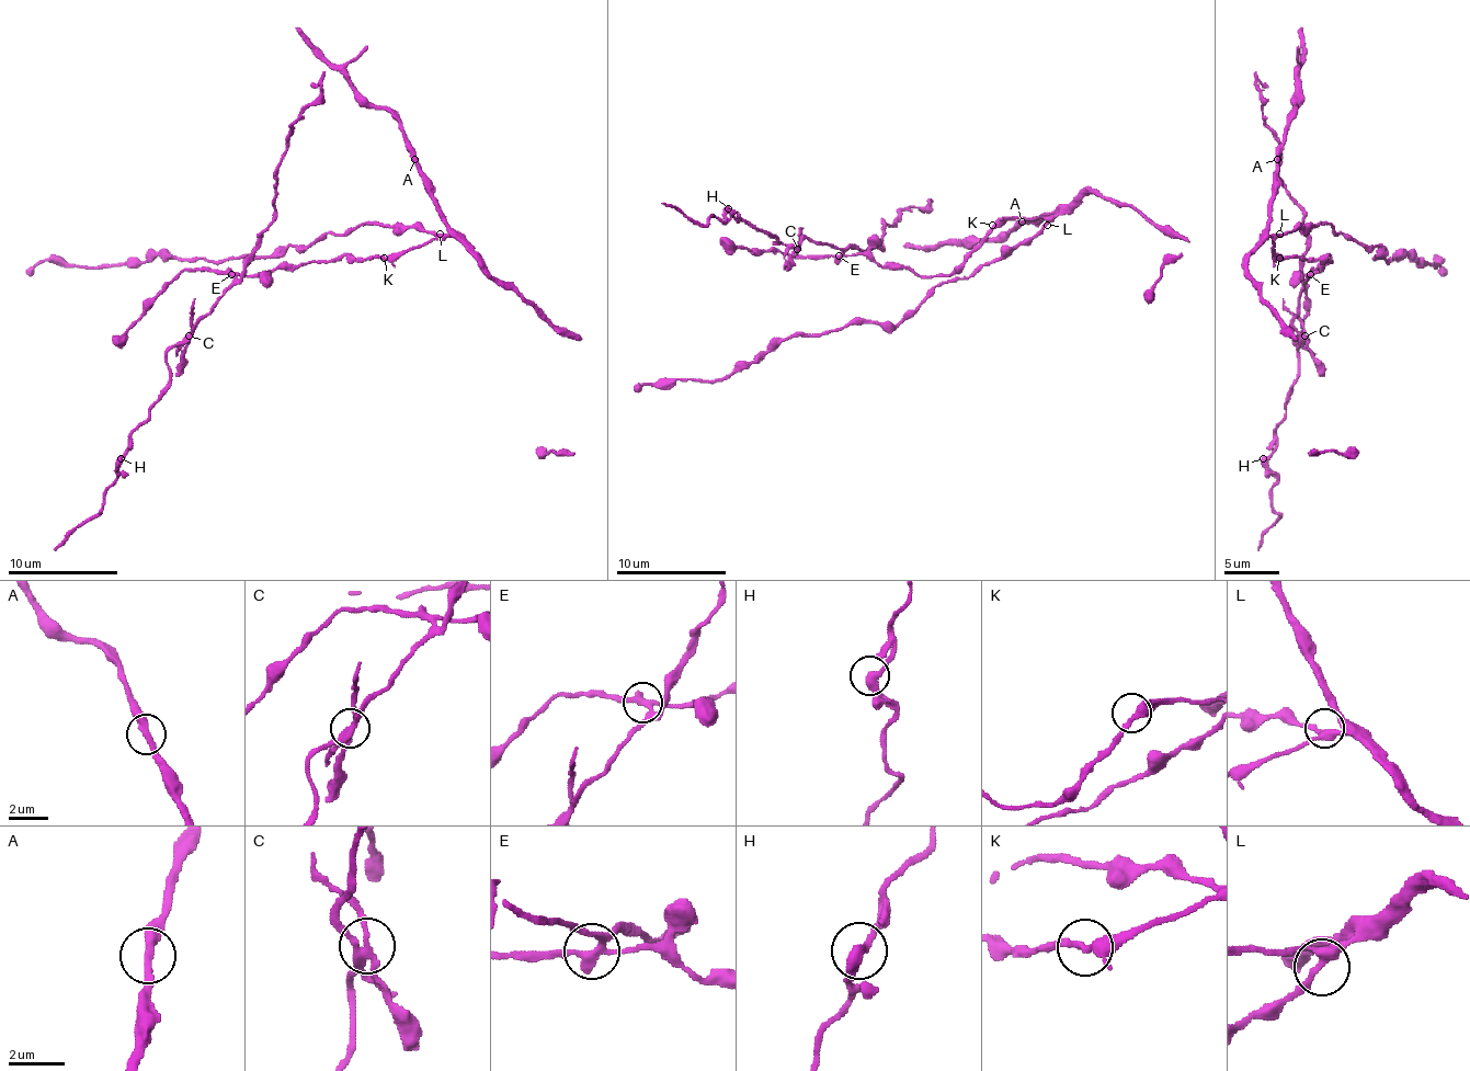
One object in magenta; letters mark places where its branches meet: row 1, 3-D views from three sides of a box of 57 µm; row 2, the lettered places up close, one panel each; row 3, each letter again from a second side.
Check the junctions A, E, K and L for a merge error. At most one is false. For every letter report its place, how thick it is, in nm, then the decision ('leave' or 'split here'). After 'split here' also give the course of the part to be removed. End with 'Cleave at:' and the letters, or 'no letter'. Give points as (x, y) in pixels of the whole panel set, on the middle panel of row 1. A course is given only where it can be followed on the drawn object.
A: place (1022, 221); calibre 360 nm; leave
E: place (839, 255); calibre 280 nm; split here; course (838, 254), (841, 249), (808, 238), (775, 243), (731, 214), (722, 221), (711, 216), (693, 225), (662, 203)
K: place (992, 225); calibre 320 nm; leave
L: place (1047, 225); calibre 280 nm; leave
Cleave at: E

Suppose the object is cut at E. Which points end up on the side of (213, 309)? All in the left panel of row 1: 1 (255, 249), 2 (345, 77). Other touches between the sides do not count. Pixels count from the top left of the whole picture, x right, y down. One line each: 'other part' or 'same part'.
1: same part
2: other part

